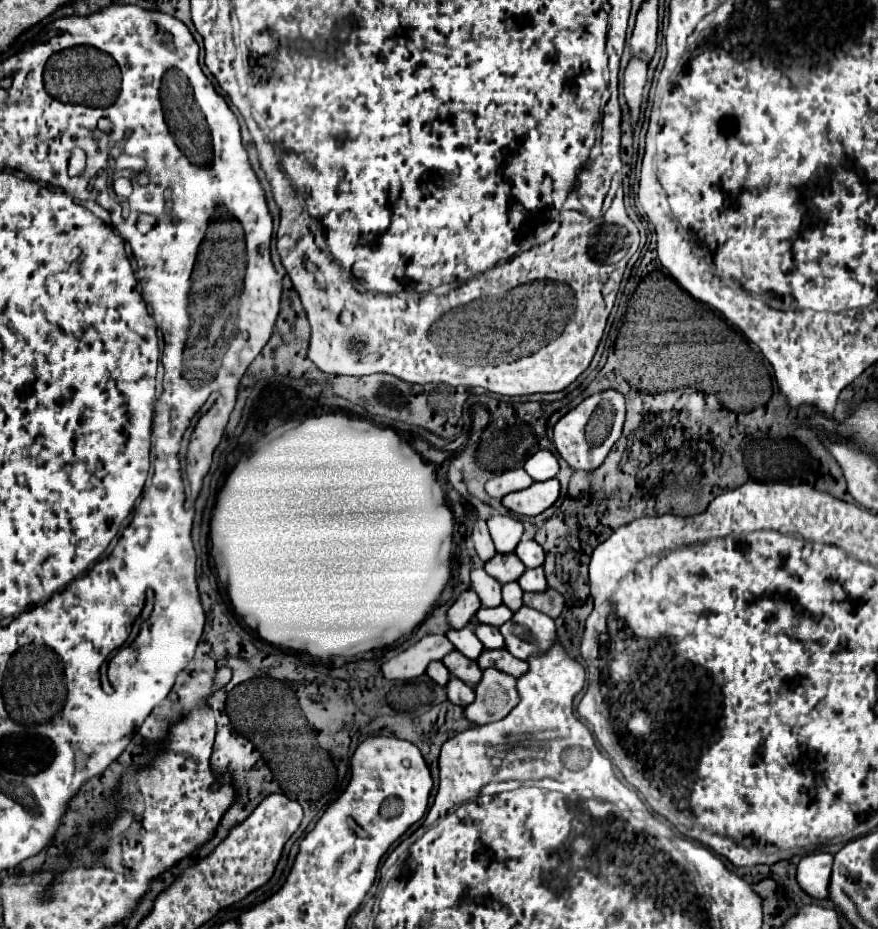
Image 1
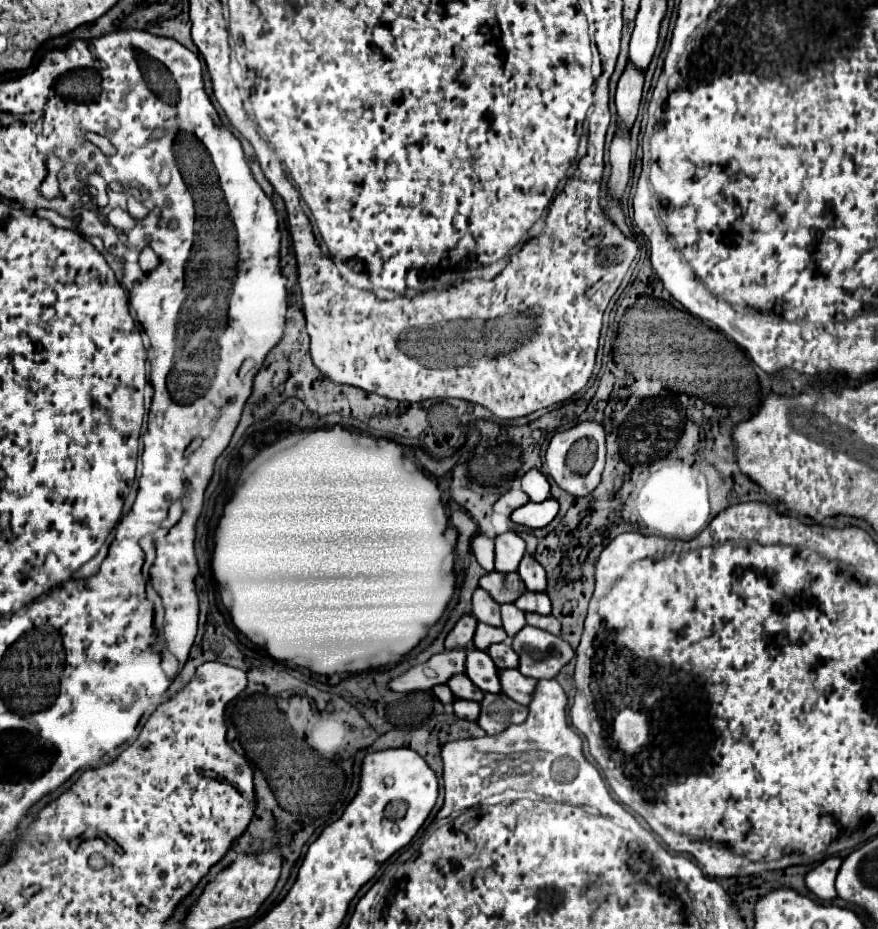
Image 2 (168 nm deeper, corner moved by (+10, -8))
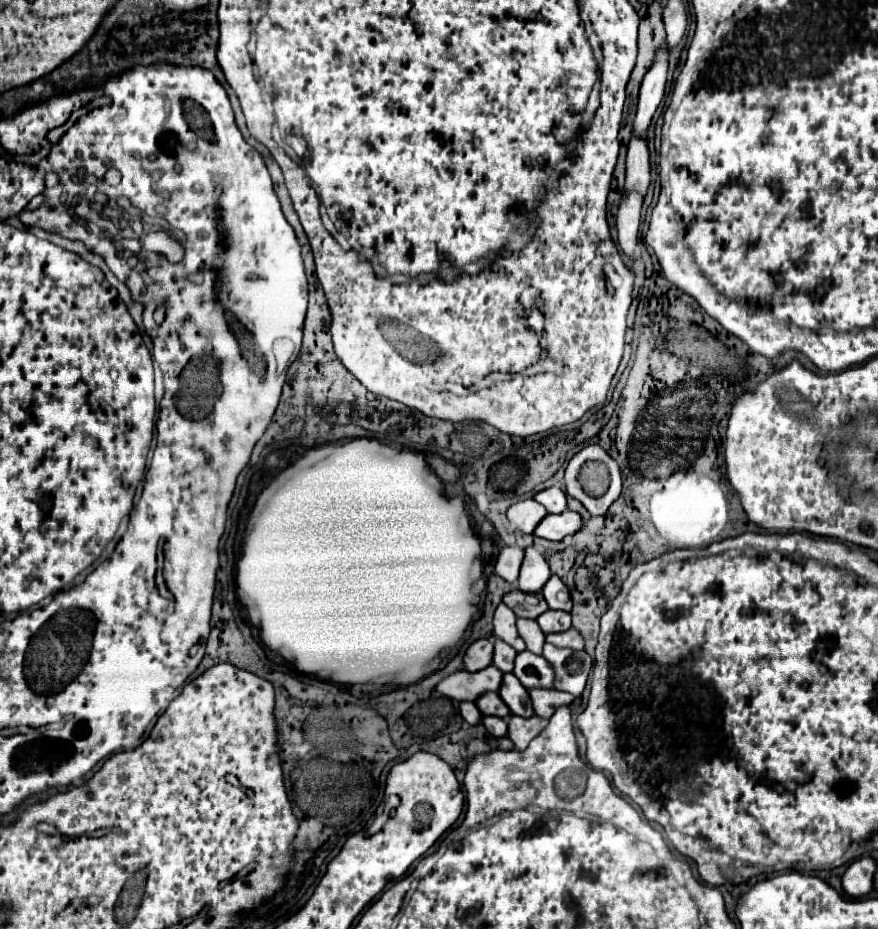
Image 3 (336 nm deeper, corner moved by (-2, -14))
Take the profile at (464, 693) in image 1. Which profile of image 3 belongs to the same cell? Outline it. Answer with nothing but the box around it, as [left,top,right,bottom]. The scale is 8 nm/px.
[481,716,507,736]

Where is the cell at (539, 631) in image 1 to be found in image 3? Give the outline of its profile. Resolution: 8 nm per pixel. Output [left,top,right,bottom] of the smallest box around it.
[541,644,593,696]

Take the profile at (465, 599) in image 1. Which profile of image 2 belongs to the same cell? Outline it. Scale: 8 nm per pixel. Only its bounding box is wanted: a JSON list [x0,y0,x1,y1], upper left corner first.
[445,614,477,650]

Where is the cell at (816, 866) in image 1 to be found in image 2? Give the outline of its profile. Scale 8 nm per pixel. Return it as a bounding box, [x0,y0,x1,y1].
[805,856,843,902]

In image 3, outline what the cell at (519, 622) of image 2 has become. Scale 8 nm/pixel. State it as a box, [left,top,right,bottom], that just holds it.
[517,618,545,654]

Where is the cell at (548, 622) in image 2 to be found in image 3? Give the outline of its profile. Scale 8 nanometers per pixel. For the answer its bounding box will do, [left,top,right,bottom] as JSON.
[545,628,583,650]

